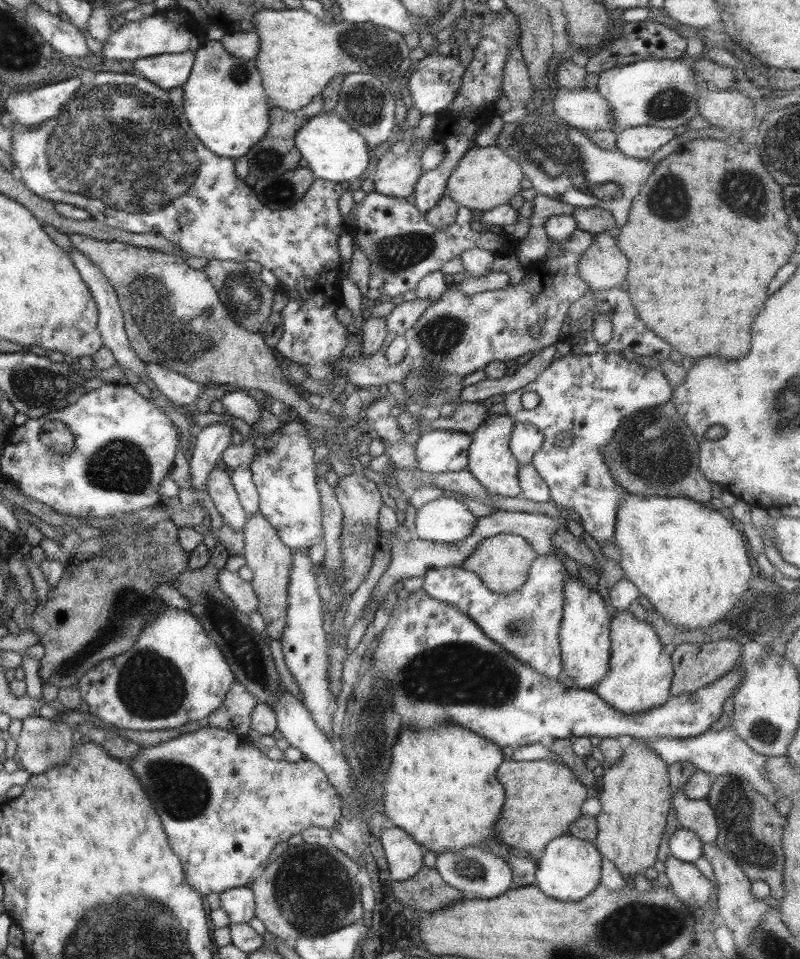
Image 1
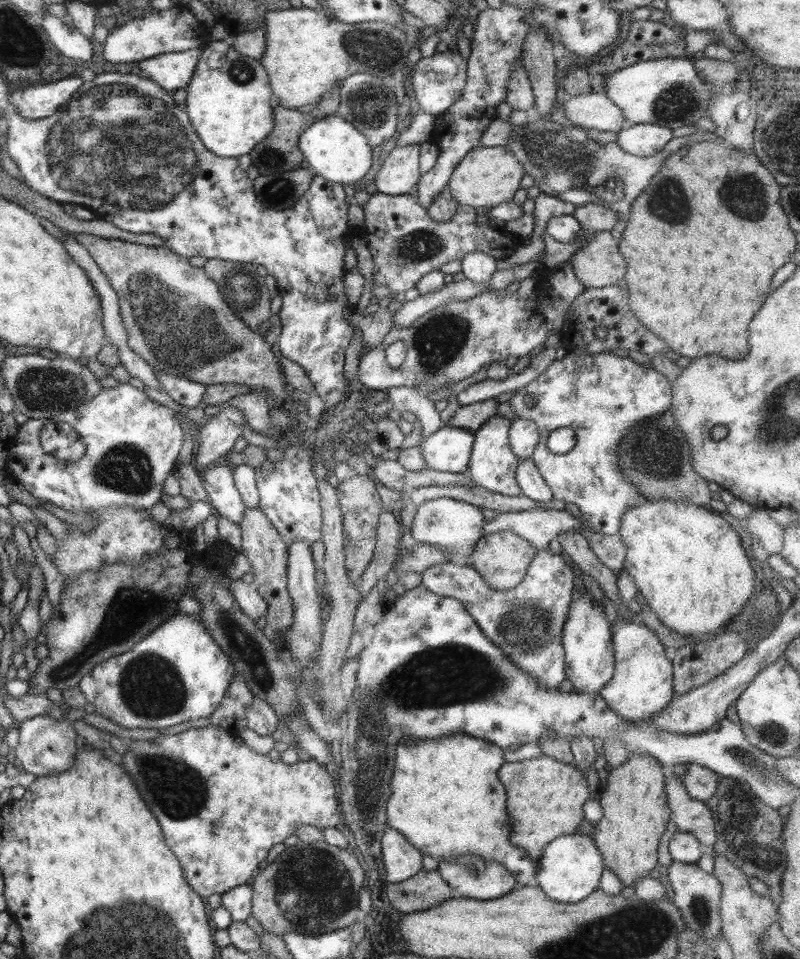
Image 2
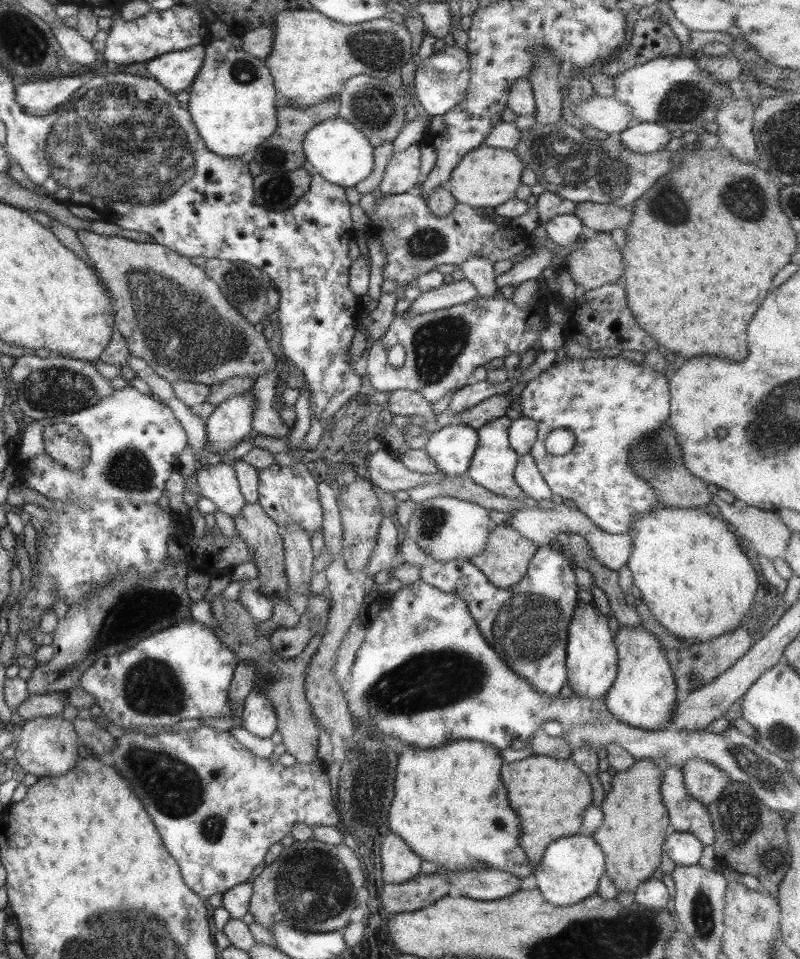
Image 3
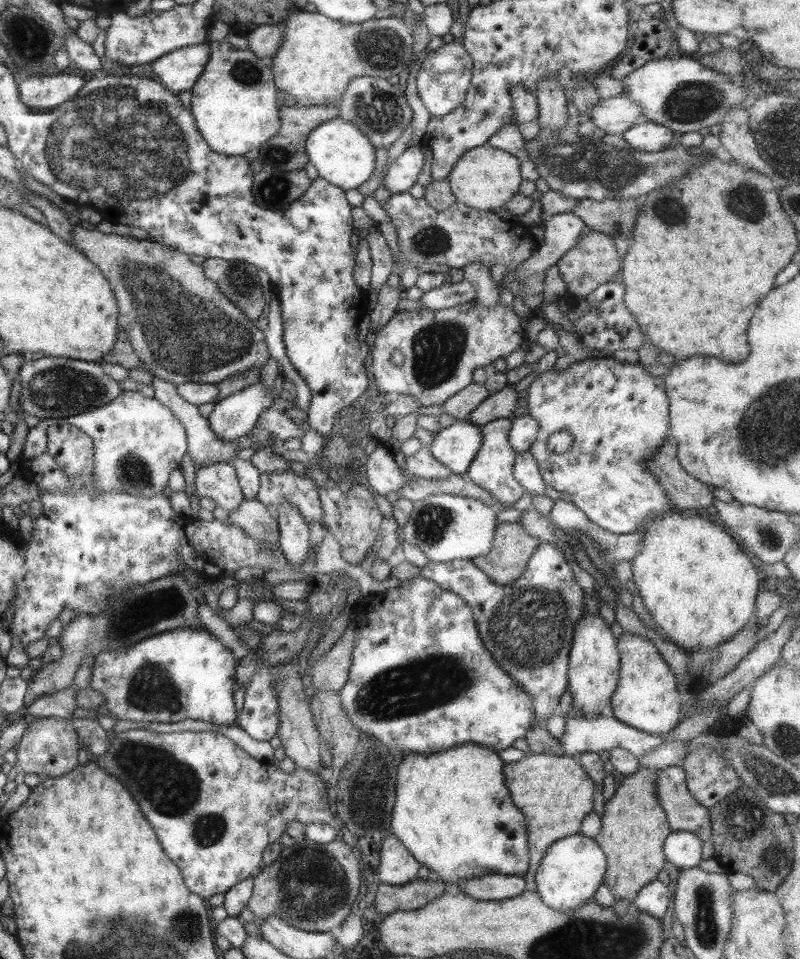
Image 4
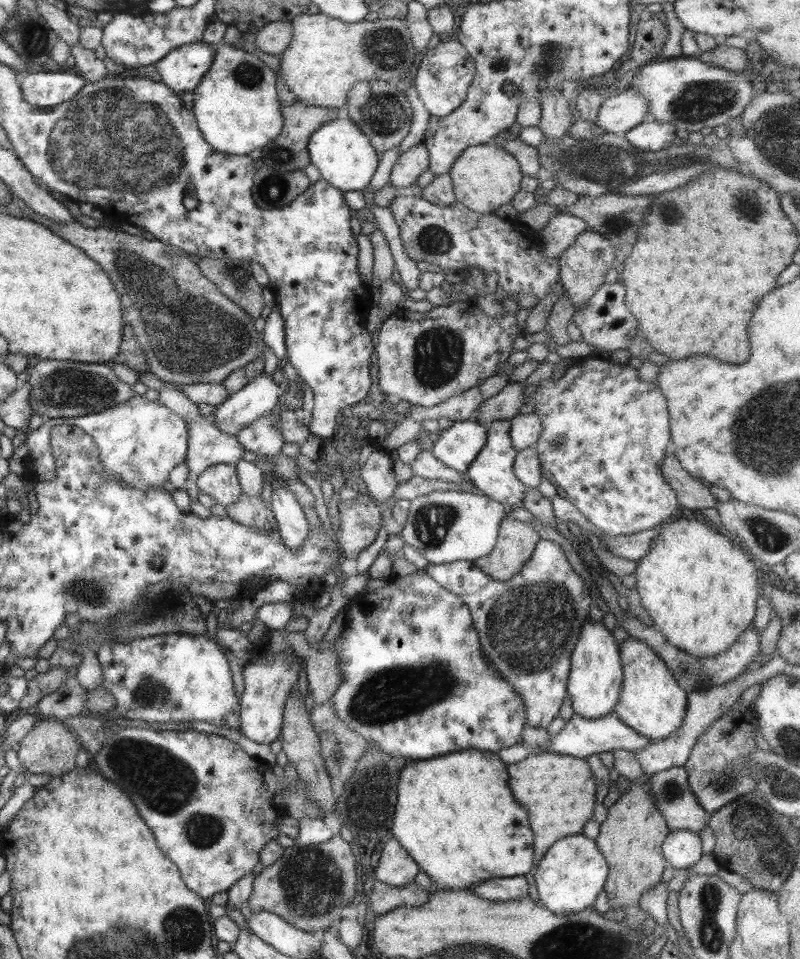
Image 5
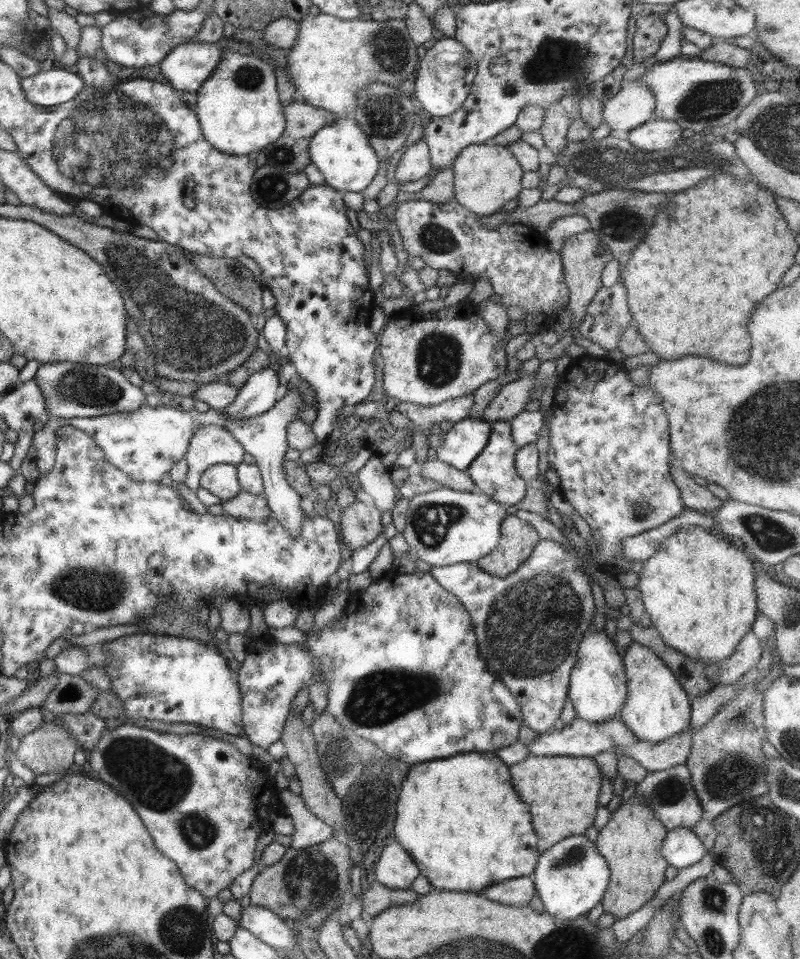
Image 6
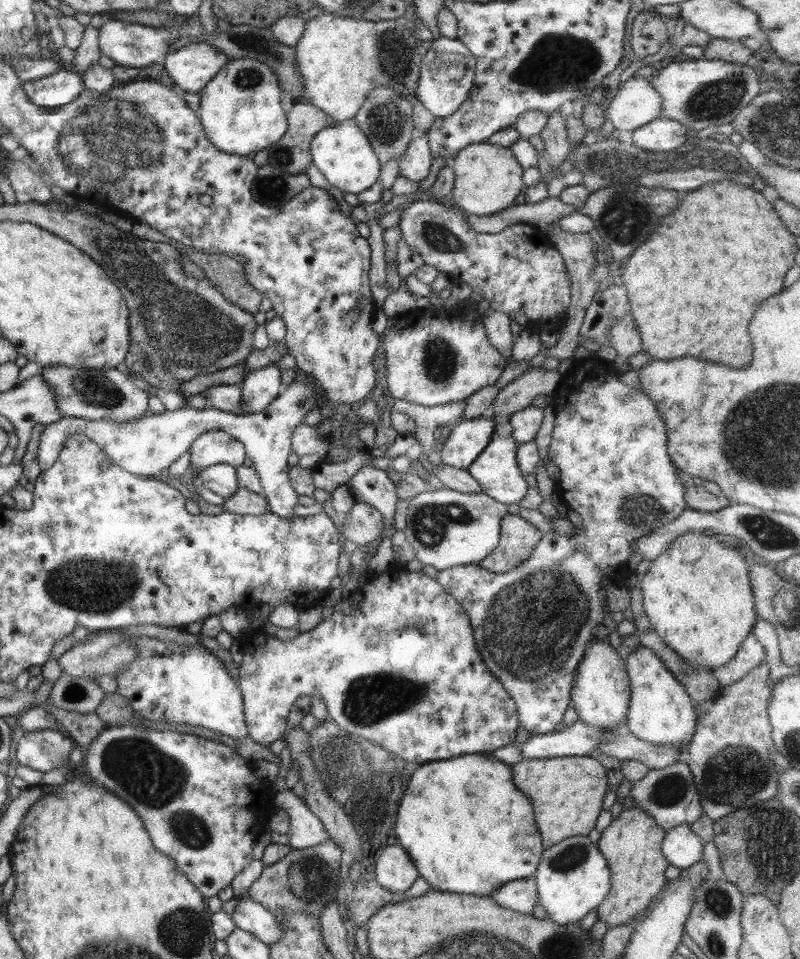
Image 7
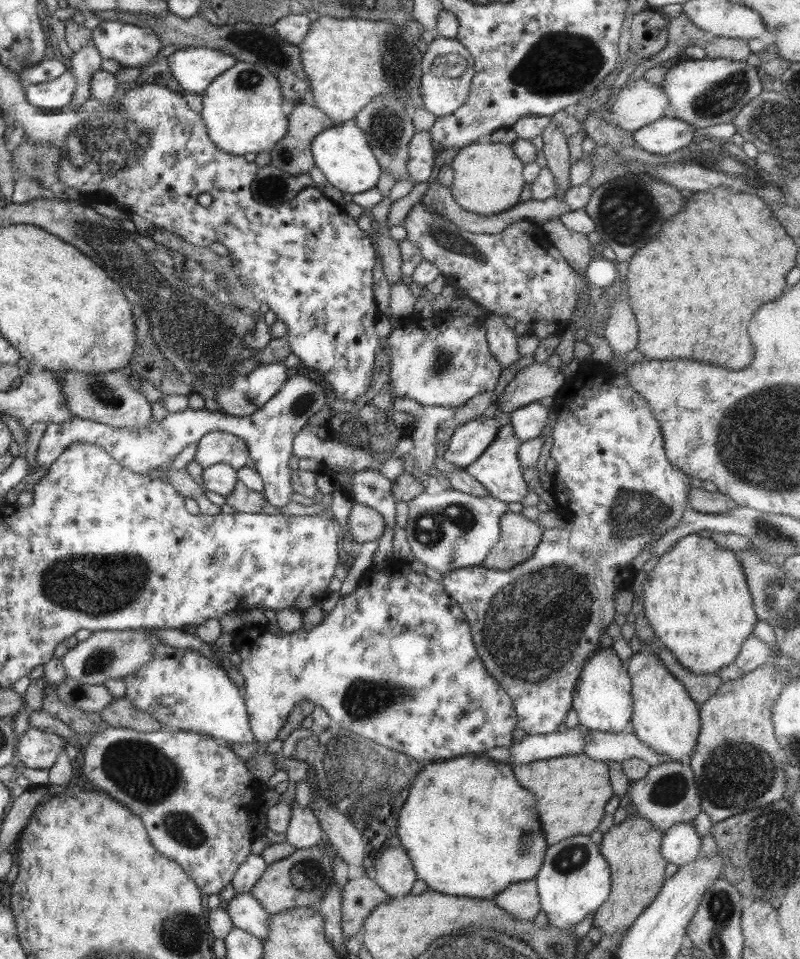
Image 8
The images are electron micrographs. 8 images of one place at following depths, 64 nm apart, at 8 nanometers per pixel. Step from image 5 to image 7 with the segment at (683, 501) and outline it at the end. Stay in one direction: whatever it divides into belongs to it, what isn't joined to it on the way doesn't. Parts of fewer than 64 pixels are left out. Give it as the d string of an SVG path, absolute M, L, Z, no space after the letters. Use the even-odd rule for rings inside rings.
M677 469L676 473L678 473L680 481L684 483L684 498L688 508L702 512L716 512L730 506L729 498L722 494L714 495L706 491L703 485L695 485L692 475L686 474L680 469Z

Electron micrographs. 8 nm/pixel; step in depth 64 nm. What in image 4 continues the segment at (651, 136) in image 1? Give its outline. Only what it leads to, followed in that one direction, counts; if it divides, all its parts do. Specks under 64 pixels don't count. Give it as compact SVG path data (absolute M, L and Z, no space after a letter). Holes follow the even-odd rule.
M641 120L626 130L622 137L633 149L654 153L668 149L675 138L675 133L666 125Z

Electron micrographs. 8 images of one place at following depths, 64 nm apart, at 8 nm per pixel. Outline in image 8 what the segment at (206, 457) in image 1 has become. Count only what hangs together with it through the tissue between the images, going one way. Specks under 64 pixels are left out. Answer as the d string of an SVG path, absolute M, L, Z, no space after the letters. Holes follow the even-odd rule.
M282 361L258 365L246 378L249 383L246 392L248 401L261 409L264 403L280 391L280 386L287 382L291 373Z

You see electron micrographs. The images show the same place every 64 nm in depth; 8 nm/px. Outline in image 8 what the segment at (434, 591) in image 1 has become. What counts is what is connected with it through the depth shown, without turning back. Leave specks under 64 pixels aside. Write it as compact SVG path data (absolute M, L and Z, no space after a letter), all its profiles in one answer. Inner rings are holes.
M590 361L580 366L576 376L566 379L562 388L554 396L552 409L555 411L557 419L553 427L553 447L550 449L550 456L556 460L557 471L551 479L550 494L558 503L558 509L568 520L566 527L544 529L544 535L540 544L536 546L532 558L506 571L489 569L482 565L467 566L466 568L458 568L458 570L442 574L442 580L440 581L444 585L446 592L460 604L468 624L470 624L471 635L480 660L512 699L512 706L517 715L517 726L524 730L527 735L556 733L558 727L565 722L568 711L573 708L574 689L577 687L576 682L580 678L581 670L584 668L584 664L588 662L588 658L601 648L600 636L606 632L606 628L612 624L614 616L616 616L614 592L626 589L629 586L629 583L623 584L622 580L620 580L622 570L632 568L632 560L642 550L646 550L648 544L652 544L656 538L660 538L666 530L670 530L670 528L674 528L676 524L680 523L685 511L689 508L687 498L691 488L690 477L668 460L664 448L664 438L660 434L660 422L654 418L648 401L631 387L616 387L611 384L614 377L615 375L611 370L604 366L597 366Z

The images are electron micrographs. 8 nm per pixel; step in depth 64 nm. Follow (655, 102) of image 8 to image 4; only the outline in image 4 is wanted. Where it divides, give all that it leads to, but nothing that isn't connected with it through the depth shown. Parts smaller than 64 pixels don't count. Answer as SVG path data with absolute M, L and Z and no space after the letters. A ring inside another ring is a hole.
M616 95L607 99L601 99L589 118L599 129L608 135L621 135L636 122L641 121L641 108L636 101L626 97L626 95Z

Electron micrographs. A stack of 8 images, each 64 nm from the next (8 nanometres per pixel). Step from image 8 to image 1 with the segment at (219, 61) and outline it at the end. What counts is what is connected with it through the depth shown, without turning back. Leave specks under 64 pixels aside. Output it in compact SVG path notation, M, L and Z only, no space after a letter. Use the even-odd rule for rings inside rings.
M192 51L178 54L159 54L155 57L136 58L133 67L137 74L165 91L184 86L188 80L195 56Z

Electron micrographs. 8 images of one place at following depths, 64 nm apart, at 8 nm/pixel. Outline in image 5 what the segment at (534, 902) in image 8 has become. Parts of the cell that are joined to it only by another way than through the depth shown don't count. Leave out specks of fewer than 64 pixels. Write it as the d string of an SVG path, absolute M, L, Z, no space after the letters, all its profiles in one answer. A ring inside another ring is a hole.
M504 877L504 878L490 878L486 882L480 882L478 886L472 886L467 890L494 902L506 902L512 900L520 900L529 894L530 885L526 877Z

